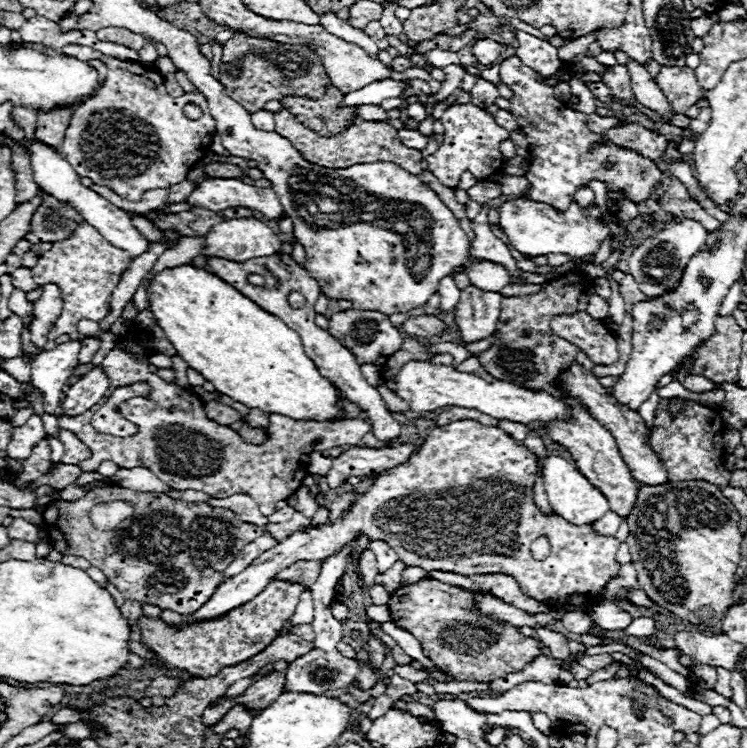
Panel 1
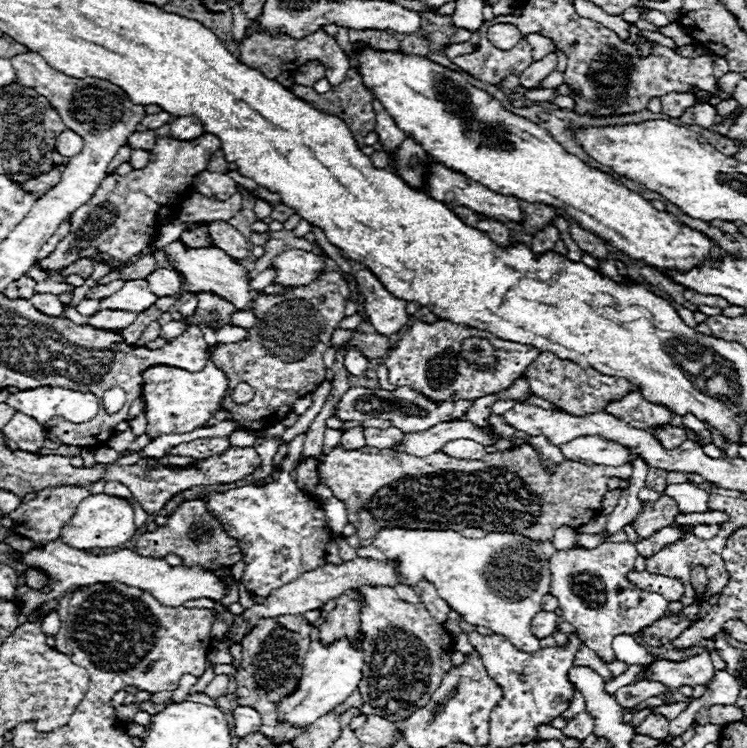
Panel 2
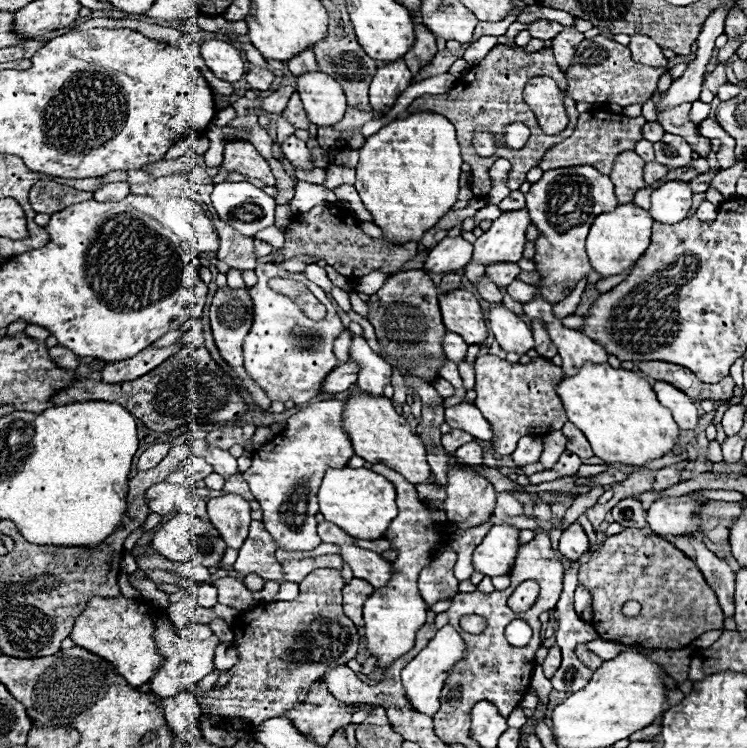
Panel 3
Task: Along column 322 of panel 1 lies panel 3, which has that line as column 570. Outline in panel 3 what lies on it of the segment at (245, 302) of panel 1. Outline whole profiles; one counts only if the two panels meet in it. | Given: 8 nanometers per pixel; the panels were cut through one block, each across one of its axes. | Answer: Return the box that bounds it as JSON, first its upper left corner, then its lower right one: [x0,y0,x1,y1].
[558,364,700,466]

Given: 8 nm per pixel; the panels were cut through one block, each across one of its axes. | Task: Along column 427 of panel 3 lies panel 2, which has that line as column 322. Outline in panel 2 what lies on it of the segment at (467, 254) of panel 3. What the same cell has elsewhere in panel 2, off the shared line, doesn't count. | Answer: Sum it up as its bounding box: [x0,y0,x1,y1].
[272,250,324,288]

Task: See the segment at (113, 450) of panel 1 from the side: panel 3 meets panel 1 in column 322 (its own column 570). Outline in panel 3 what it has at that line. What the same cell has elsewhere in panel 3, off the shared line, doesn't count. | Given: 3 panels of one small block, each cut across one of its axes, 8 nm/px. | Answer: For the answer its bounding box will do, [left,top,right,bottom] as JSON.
[562,422,594,458]

